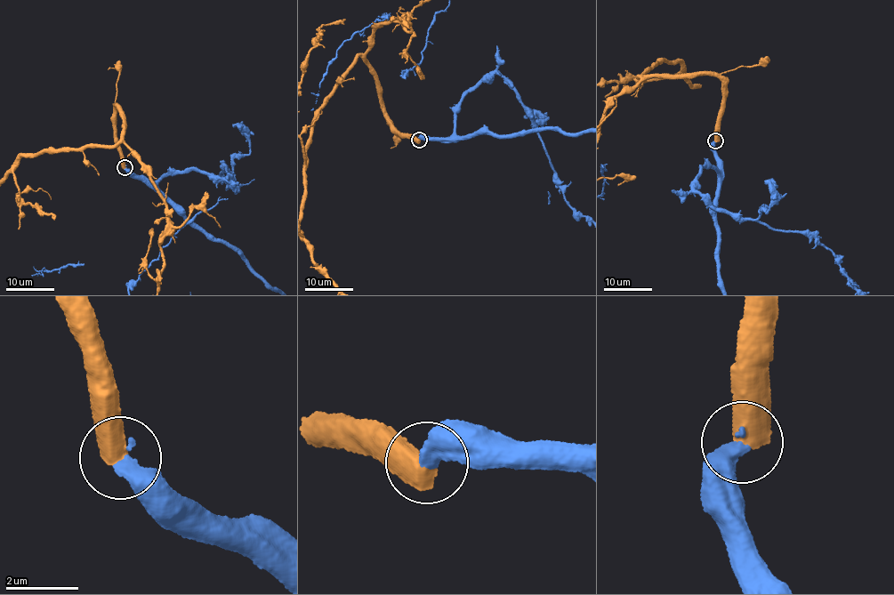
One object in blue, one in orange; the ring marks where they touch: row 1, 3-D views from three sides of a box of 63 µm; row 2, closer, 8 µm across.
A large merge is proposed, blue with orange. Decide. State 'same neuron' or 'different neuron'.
same neuron

